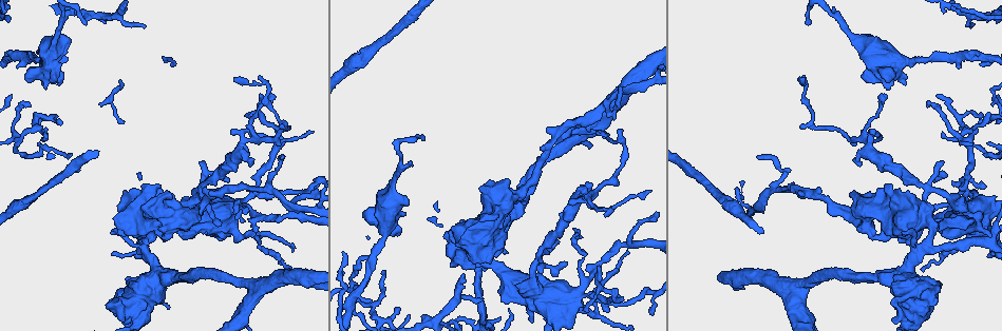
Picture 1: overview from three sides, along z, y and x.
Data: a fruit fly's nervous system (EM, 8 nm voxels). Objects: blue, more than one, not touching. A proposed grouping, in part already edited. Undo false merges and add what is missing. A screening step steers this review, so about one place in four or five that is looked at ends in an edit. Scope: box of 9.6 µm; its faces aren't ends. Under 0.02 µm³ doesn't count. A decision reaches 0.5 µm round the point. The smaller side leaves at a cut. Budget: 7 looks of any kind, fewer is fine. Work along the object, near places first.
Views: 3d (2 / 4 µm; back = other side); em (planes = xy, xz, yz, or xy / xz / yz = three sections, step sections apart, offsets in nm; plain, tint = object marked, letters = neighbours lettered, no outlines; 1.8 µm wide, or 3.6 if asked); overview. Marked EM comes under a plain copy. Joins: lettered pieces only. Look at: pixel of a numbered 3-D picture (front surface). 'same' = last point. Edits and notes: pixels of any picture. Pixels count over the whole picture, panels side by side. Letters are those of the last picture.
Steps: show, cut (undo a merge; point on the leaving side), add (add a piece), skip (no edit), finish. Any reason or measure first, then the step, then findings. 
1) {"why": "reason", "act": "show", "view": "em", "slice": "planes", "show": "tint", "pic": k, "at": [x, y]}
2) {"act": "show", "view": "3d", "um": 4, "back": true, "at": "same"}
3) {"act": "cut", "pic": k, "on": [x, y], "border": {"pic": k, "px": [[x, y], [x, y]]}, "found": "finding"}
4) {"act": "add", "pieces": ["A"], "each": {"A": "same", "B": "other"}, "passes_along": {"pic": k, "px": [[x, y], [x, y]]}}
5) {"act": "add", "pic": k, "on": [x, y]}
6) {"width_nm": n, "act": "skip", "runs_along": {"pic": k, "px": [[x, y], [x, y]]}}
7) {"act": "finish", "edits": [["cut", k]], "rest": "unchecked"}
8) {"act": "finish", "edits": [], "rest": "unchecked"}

{"why": "tapers out", "act": "show", "view": "3d", "um": 2, "pic": 1, "at": [604, 216]}

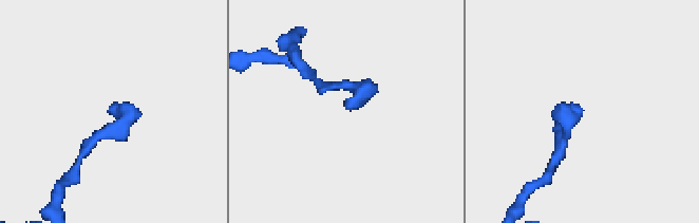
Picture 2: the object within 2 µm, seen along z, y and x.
{"why": "need the tissue", "act": "show", "view": "em", "um": 3.6, "slice": "planes", "show": "letters", "pic": 2, "at": [579, 114]}

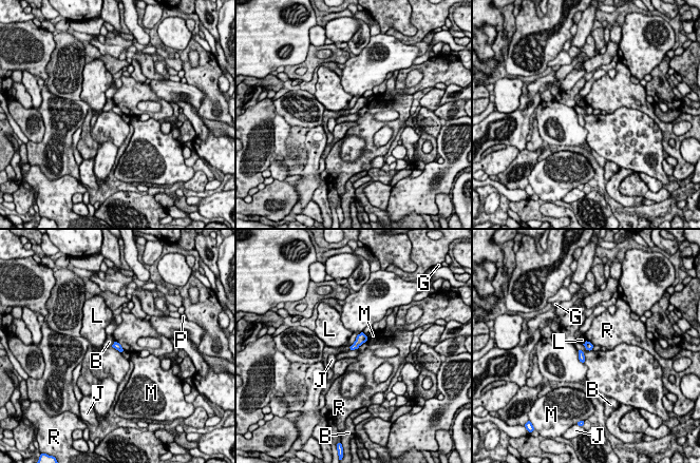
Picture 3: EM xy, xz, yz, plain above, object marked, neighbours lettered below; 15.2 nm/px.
{"act": "skip", "each": {"B": "other", "G": "other", "J": "other", "L": "other", "M": "other", "P": "other", "R": "other"}, "border": {"pic": 3, "px": [[115, 341], [119, 344]]}, "found": "no lettered piece goes on from it"}

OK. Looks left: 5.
{"why": "free end", "act": "show", "view": "em", "slice": "xy", "step": 4, "show": "tint", "pic": 1, "at": [143, 25]}

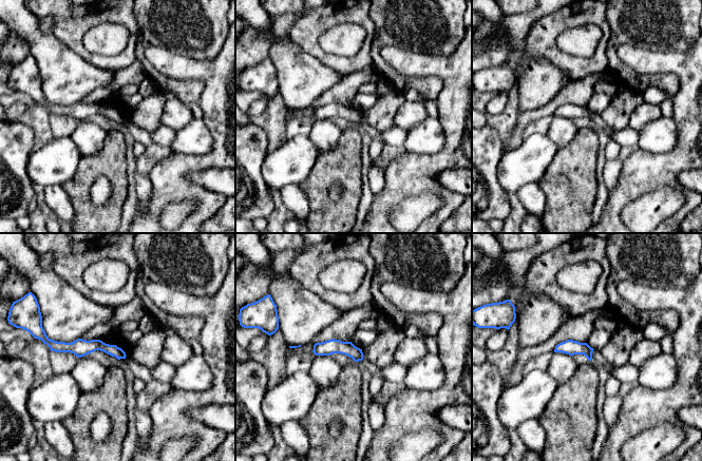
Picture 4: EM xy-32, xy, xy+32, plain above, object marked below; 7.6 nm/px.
{"act": "show", "view": "em", "slice": "planes", "show": "letters", "at": "same"}

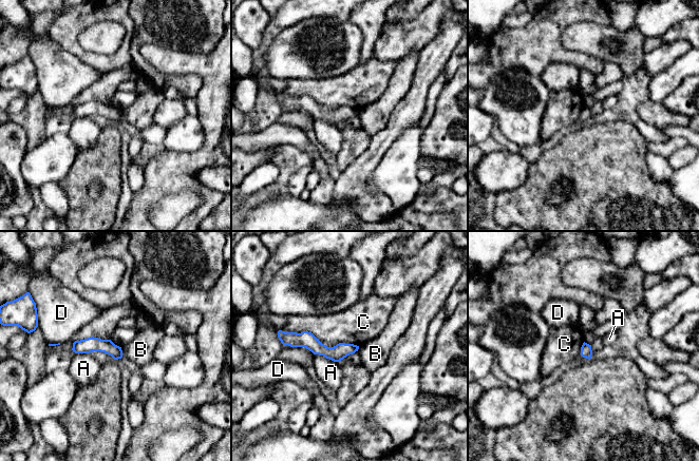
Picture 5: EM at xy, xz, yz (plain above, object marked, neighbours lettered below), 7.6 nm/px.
{"act": "skip", "each": {"A": "other", "B": "other", "C": "other", "D": "other"}, "border": {"pic": 5, "px": [[291, 331], [310, 331], [319, 339]]}, "found": "none of them fits"}

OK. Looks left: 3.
{"why": "thick end", "act": "show", "view": "3d", "um": 4, "pic": 1, "at": [904, 232]}

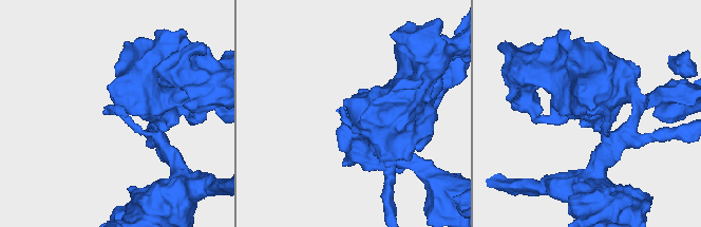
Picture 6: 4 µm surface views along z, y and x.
{"act": "show", "view": "em", "slice": "xy", "step": 8, "show": "tint", "pic": 6, "at": [339, 108]}

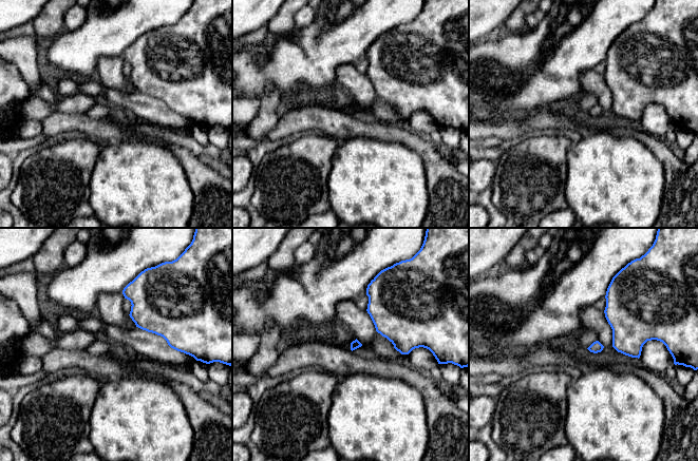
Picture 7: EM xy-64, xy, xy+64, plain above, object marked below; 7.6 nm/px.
{"why": "another direction", "act": "show", "view": "em", "slice": "planes", "show": "letters", "at": "same"}

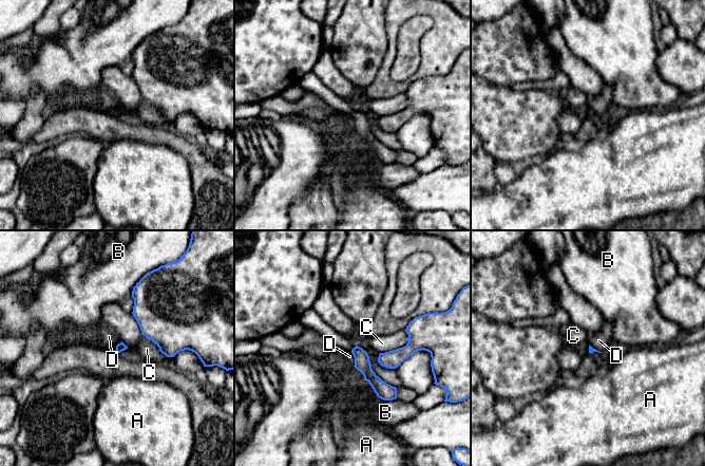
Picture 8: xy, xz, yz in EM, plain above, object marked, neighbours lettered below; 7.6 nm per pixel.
{"act": "skip", "each": {"A": "other", "B": "other", "C": "other", "D": "other"}, "runs_along": {"pic": 8, "px": [[357, 349], [367, 373], [393, 396]]}, "found": "none of them fits"}

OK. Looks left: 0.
{"act": "finish", "edits": [], "rest": "unchecked"}

